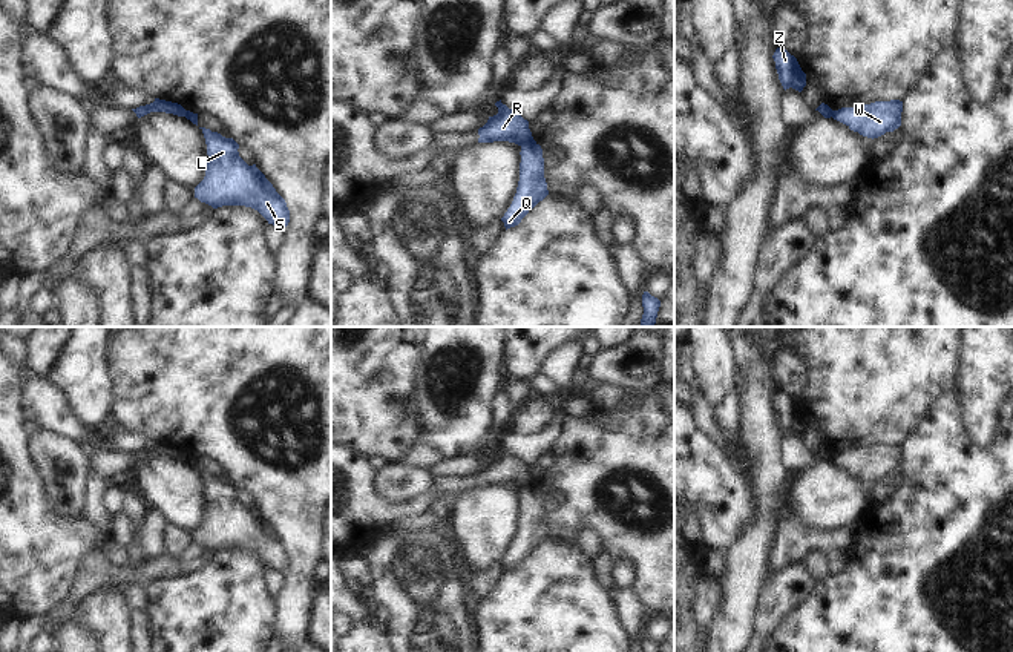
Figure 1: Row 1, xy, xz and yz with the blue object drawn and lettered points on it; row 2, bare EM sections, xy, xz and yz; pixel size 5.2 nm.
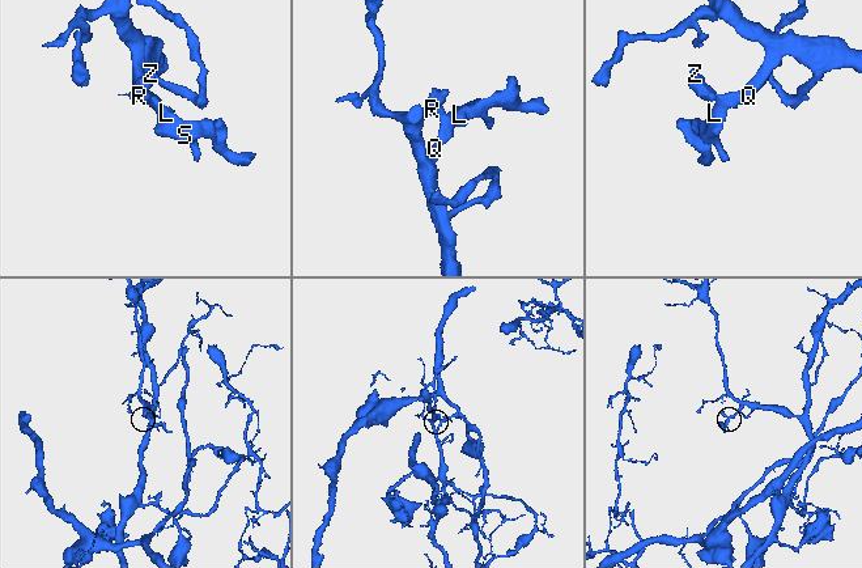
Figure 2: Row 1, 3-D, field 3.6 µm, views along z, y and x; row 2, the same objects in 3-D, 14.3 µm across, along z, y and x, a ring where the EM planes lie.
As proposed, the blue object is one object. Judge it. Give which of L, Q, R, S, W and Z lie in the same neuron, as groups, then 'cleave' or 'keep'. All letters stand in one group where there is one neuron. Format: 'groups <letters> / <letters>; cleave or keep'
groups L Q S W / R Z; cleave

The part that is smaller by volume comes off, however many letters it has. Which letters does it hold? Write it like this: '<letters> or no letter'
R, Z

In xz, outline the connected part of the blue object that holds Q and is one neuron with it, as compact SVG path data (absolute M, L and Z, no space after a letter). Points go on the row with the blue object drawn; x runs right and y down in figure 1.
M532 140L521 146L520 181L513 201L501 221L506 230L515 227L547 195L541 146Z

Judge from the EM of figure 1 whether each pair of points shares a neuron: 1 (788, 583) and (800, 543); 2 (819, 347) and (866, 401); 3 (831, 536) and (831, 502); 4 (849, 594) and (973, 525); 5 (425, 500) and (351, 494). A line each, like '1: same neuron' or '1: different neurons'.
1: different neurons
2: same neuron
3: different neurons
4: same neuron
5: same neuron

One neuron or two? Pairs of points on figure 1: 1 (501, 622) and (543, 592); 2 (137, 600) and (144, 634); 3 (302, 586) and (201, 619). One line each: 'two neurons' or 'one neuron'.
1: one neuron
2: one neuron
3: two neurons

